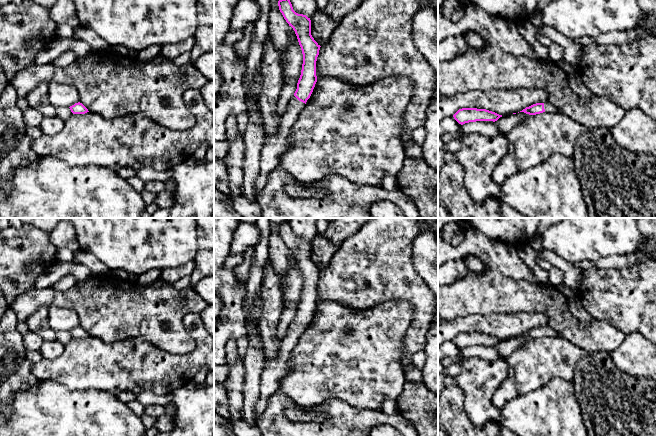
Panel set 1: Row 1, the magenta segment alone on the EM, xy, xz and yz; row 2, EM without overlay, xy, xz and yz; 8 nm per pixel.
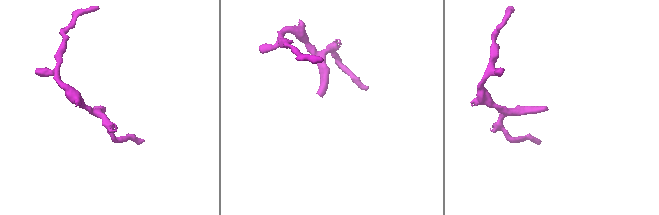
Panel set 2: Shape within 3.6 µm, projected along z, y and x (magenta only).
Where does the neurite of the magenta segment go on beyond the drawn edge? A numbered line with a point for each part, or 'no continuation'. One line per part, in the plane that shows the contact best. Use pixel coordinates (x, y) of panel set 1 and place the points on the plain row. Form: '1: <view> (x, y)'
1: xz (275, 369)

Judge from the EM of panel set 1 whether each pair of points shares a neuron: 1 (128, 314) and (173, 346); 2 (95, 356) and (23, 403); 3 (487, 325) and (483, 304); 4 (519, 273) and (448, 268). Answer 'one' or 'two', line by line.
1: one
2: two
3: two
4: two

